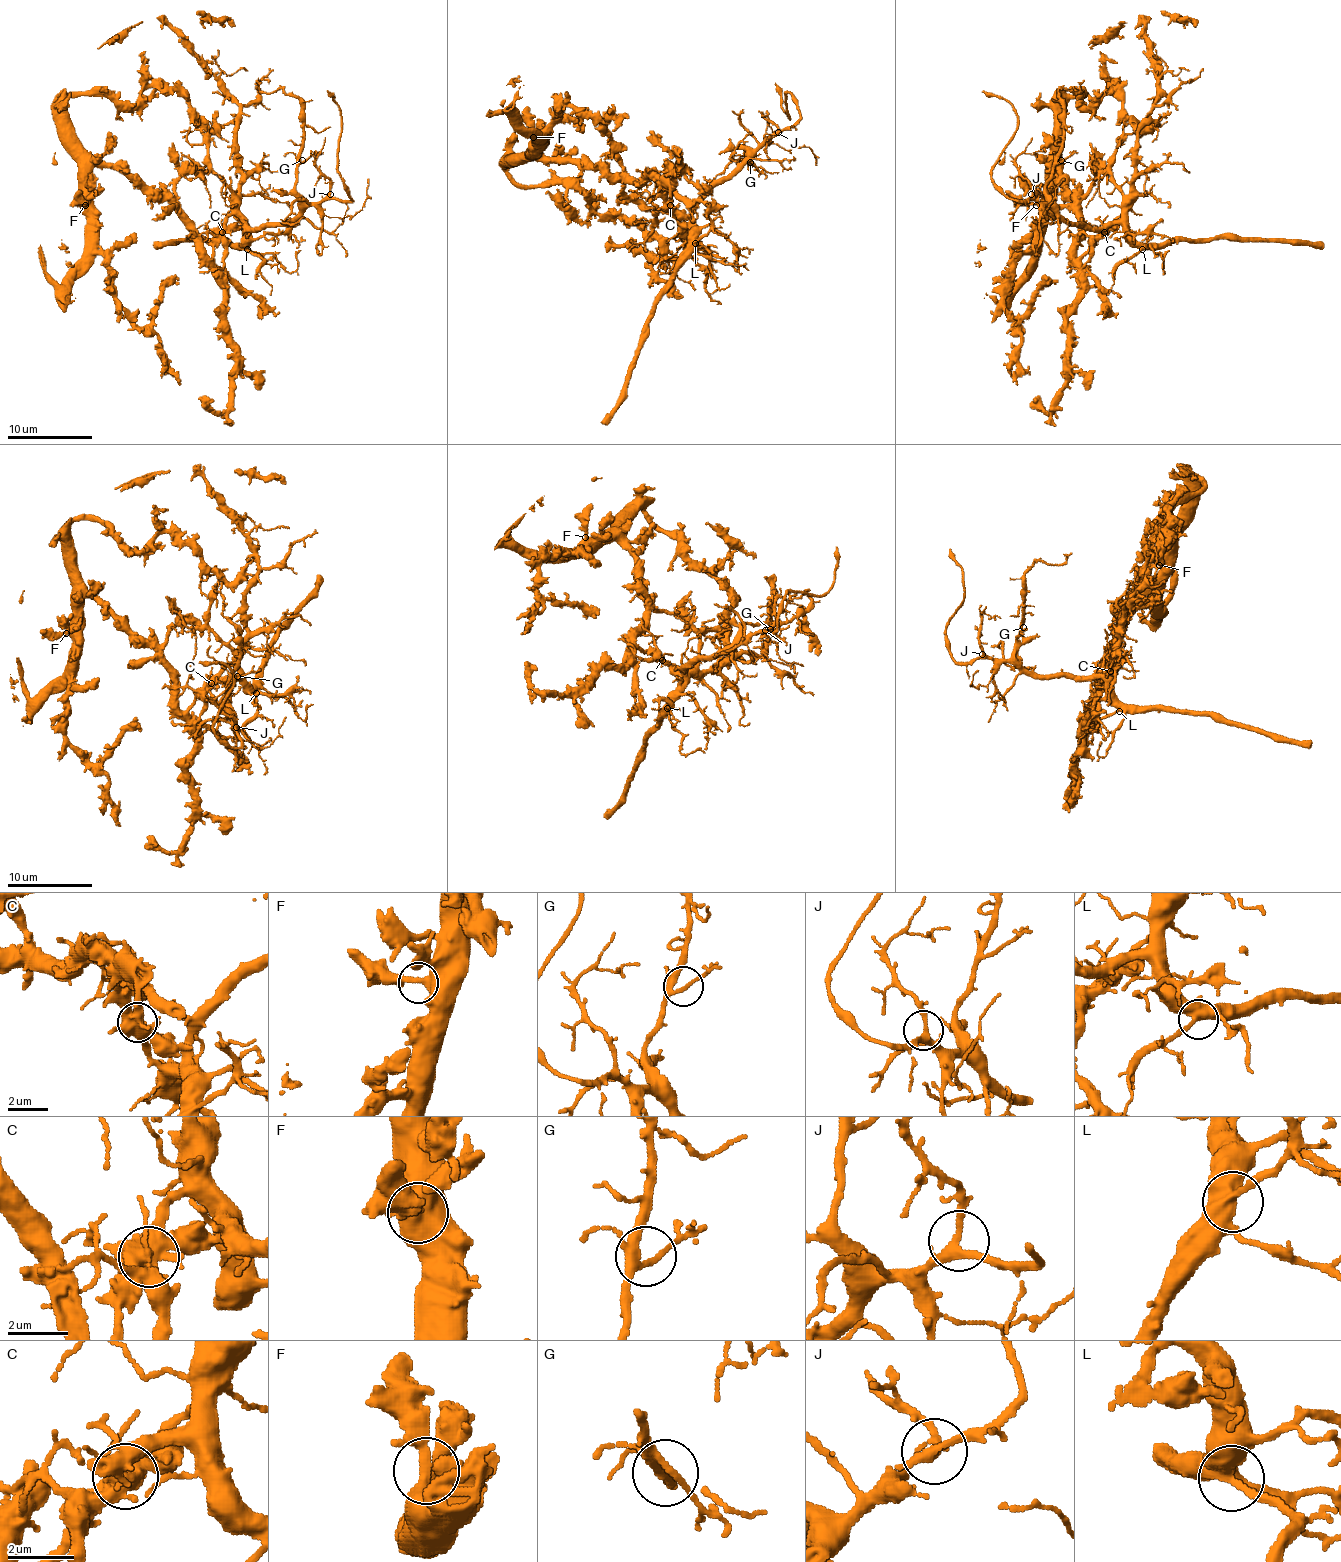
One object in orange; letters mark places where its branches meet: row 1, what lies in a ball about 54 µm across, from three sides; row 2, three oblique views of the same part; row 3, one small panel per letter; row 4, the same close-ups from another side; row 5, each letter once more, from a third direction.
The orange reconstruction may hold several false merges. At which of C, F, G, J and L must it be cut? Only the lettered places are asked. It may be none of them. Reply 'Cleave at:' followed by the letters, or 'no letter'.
Cleave at: C

